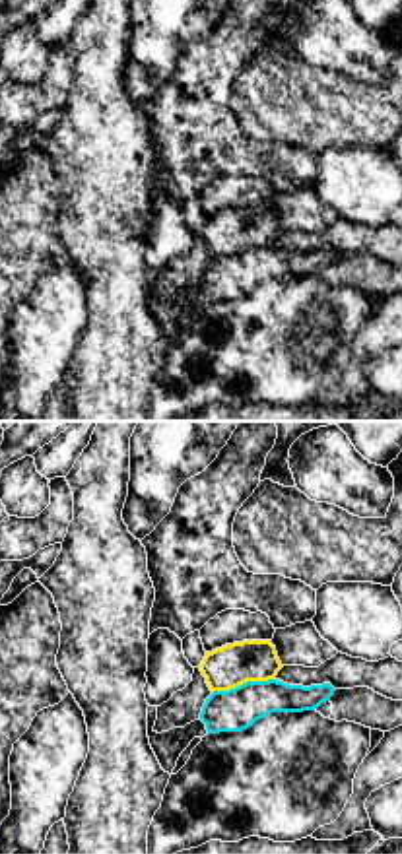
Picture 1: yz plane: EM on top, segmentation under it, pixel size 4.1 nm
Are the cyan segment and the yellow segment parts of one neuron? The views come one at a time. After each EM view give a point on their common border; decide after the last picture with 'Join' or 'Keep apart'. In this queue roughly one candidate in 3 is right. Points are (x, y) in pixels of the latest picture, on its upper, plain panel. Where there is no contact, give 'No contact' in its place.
Touches cyan at (243, 249)

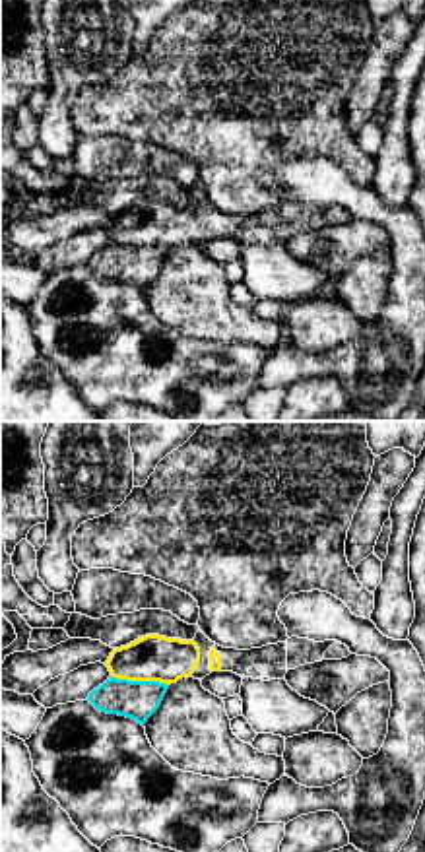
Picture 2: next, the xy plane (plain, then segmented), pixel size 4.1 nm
Touches cyan at (140, 247)

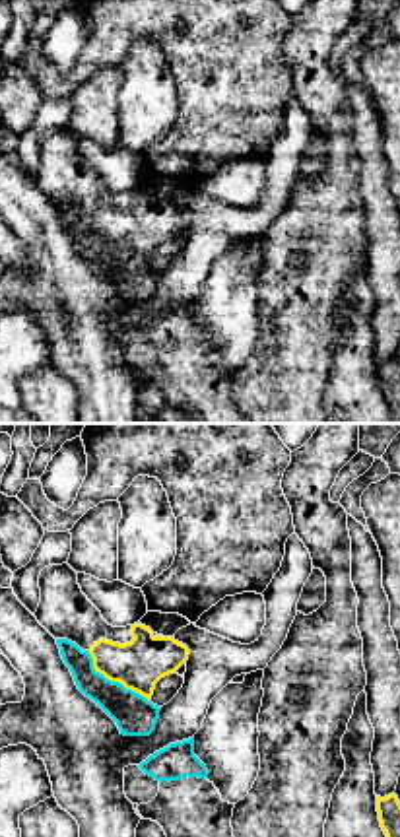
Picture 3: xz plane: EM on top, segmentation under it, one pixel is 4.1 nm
Touches cyan at (115, 247)

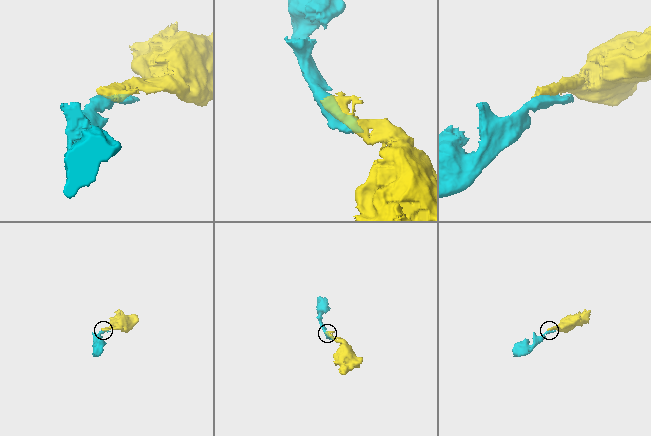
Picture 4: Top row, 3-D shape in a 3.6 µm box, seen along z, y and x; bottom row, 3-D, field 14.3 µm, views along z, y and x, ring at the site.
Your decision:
Keep apart

